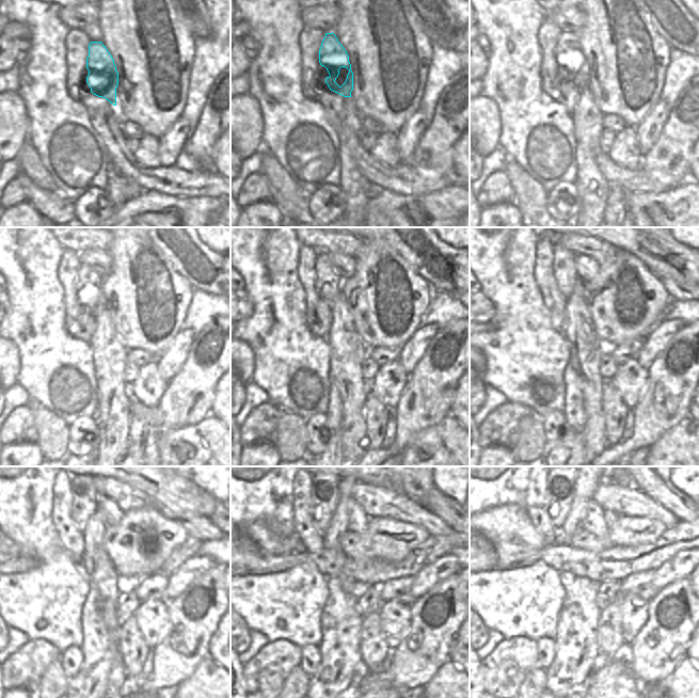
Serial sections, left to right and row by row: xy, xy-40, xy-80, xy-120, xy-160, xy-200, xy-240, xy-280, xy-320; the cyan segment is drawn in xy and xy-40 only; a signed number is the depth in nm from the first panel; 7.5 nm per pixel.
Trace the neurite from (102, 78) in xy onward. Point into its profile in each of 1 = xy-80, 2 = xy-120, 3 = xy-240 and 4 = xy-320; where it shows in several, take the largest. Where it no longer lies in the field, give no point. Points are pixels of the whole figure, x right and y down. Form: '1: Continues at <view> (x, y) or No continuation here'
1: Continues at xy-80 (569, 54)
2: Continues at xy-120 (89, 283)
3: Continues at xy-240 (84, 495)
4: Continues at xy-320 (560, 488)

